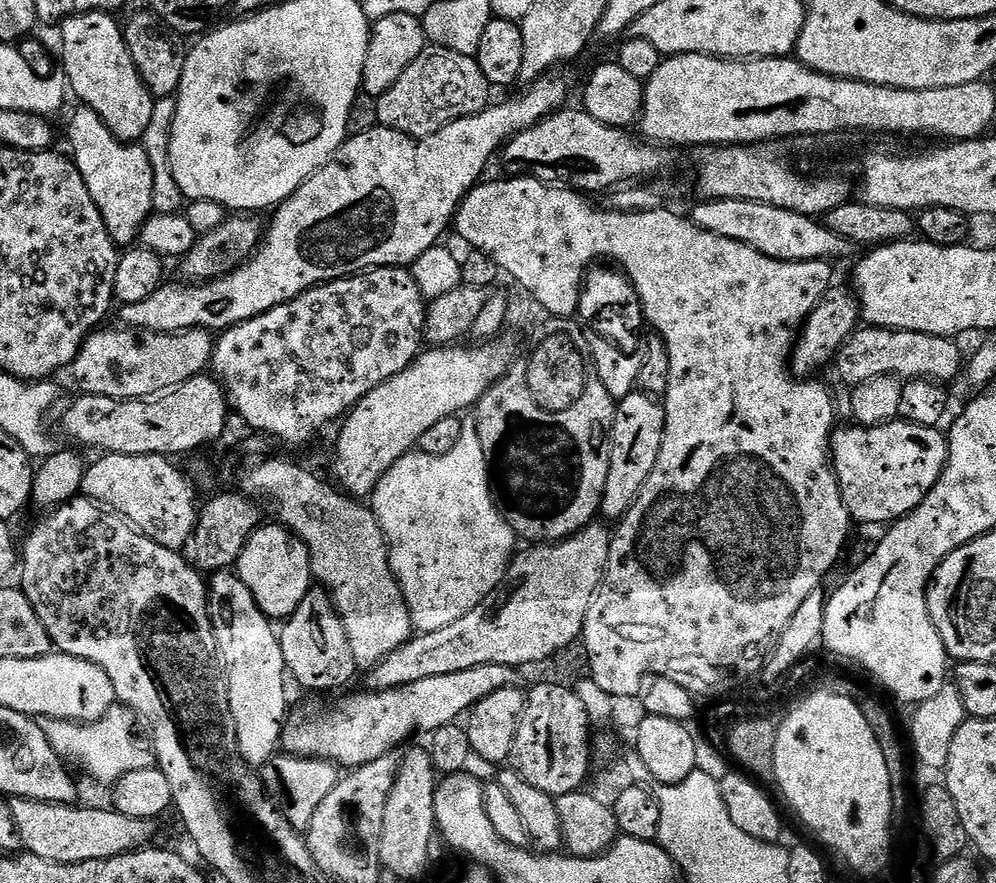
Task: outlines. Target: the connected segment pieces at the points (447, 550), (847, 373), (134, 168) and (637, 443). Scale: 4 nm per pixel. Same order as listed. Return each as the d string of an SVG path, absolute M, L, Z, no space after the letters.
M464 423L462 438L458 438L458 442L454 446L454 450L450 450L450 454L428 456L425 452L413 450L407 452L402 458L398 458L398 462L394 462L394 466L390 466L390 470L386 470L384 477L376 483L376 489L373 490L370 497L370 507L372 513L376 515L378 526L384 531L385 540L388 541L388 561L392 567L392 573L396 575L396 580L400 584L404 601L410 610L412 627L417 633L442 630L442 626L451 626L453 622L458 622L458 618L466 618L466 614L470 614L470 610L485 603L505 583L508 566L512 563L513 555L518 548L518 537L516 531L496 511L496 502L492 498L492 488L488 485L486 454L482 454L482 442L478 438L475 423Z
M861 327L838 350L834 369L848 386L865 384L874 378L895 376L901 381L935 380L945 382L961 375L966 356L960 353L955 339L934 334L922 334L910 330L892 330L890 328Z
M76 106L68 120L68 144L72 147L70 158L76 163L94 206L106 222L106 230L117 246L132 246L137 243L140 229L153 215L154 168L140 142L114 138L110 128L94 110Z
M634 391L619 401L612 423L612 449L610 450L610 474L606 474L606 490L602 494L599 515L605 521L619 521L638 498L654 462L658 462L658 450L662 450L662 438L666 430L666 414L663 403L655 396Z

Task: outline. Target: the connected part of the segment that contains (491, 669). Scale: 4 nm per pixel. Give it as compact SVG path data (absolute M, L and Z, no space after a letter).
M487 664L458 674L422 678L422 682L385 692L363 690L357 696L346 696L330 708L320 708L317 712L303 712L293 707L284 722L280 744L289 756L330 760L344 770L360 768L366 762L374 762L374 758L395 751L402 740L415 732L431 734L442 726L457 723L475 704L482 702L482 698L494 694L494 690L517 687L521 683L520 676L521 673L510 666Z

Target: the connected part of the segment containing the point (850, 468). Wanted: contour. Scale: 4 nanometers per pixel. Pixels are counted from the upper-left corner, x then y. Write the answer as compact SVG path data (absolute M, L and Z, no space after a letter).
M895 419L891 424L874 426L873 428L861 428L859 426L840 426L832 434L832 466L836 469L836 481L840 483L840 493L844 499L844 505L849 517L860 524L884 524L891 525L893 522L909 516L926 498L926 494L938 482L938 478L944 473L944 467L948 461L948 437L939 427L927 428L921 424L910 424L907 420Z

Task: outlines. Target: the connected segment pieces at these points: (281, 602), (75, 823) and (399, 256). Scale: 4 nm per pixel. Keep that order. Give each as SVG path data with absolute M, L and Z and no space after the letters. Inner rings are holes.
M265 523L256 528L245 541L236 558L234 571L240 581L254 594L254 602L273 622L292 616L294 610L313 591L314 577L309 566L308 548L279 523ZM268 524L268 525L267 525Z
M9 799L21 847L31 856L59 864L108 860L147 847L158 832L155 820L126 818L113 808L80 808L79 805L42 803L37 800Z
M545 74L539 76L537 80L531 81L527 85L528 88L521 96L512 96L509 100L504 100L501 104L496 102L489 103L487 108L483 108L480 112L475 112L469 116L458 118L454 122L450 122L442 130L438 130L433 136L417 138L407 136L398 130L390 130L389 128L381 128L379 126L370 129L366 133L360 133L357 136L349 136L344 141L343 146L339 148L336 155L332 159L325 162L320 169L311 176L295 192L289 200L283 202L271 213L272 221L266 224L266 231L263 233L260 241L260 247L256 249L251 260L247 260L241 268L236 271L220 276L216 280L210 280L206 284L192 284L179 282L180 284L168 284L169 282L161 283L160 287L154 290L154 294L150 294L150 298L142 298L142 302L134 302L133 304L125 304L119 310L121 325L137 329L141 332L186 332L190 328L207 328L209 330L223 330L232 328L236 324L246 322L250 318L254 318L258 314L266 314L266 310L274 310L274 306L282 306L282 302L290 302L300 292L305 292L311 288L317 288L320 284L328 284L331 280L341 280L347 276L357 276L360 272L366 272L370 268L398 268L401 266L411 266L418 258L422 258L422 254L426 254L426 250L437 247L441 243L440 235L444 231L453 227L456 219L456 209L460 207L464 201L464 196L471 188L475 188L477 184L485 179L484 171L488 168L488 163L492 160L492 155L499 153L504 145L512 139L513 136L522 134L522 130L530 130L540 120L545 120L547 116L553 112L559 112L561 108L569 103L568 100L568 84L562 77L556 76L560 74Z

